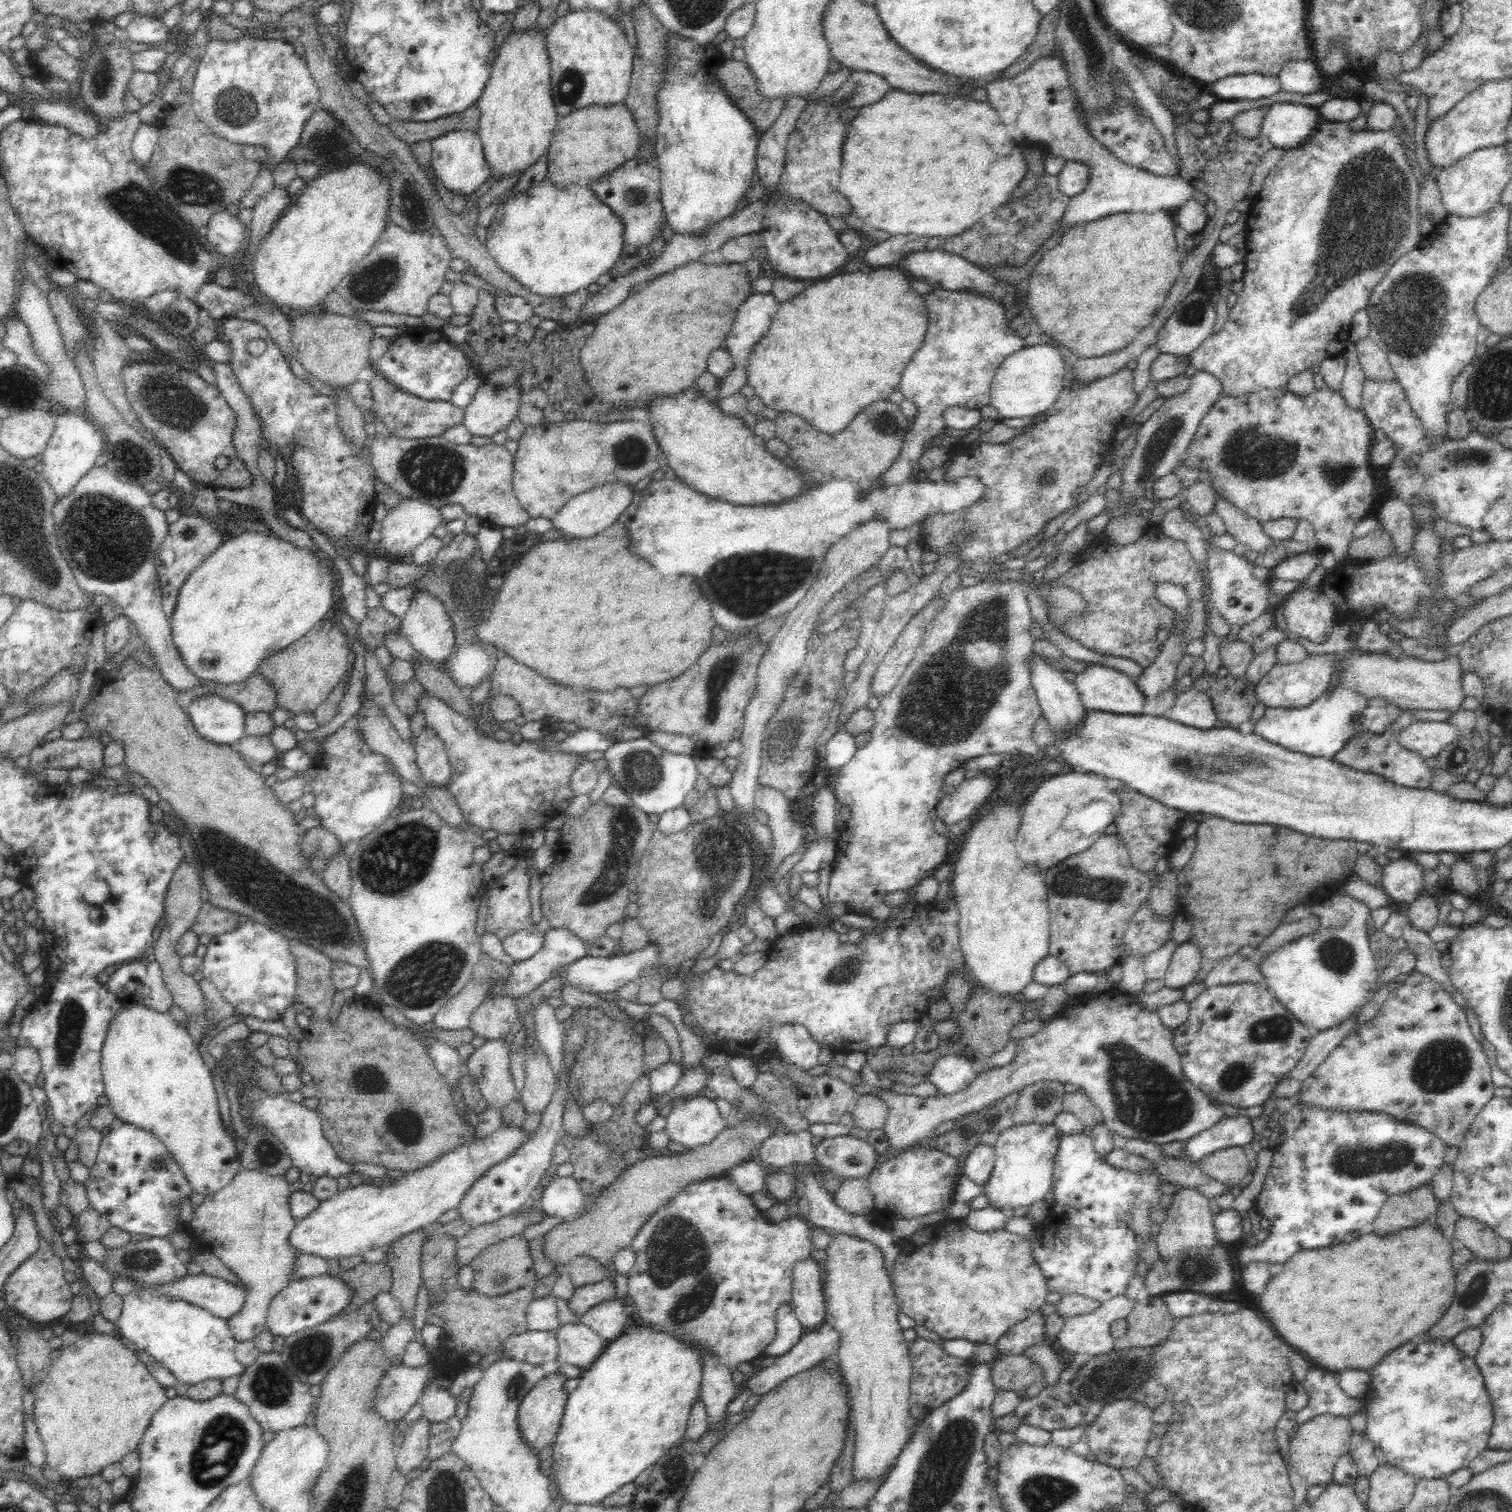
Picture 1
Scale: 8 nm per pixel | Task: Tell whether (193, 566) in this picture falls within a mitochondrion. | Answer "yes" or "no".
no

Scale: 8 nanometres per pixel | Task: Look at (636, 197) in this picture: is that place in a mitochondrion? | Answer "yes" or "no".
yes

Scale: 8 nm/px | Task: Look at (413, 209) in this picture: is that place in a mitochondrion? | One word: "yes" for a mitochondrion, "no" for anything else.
yes

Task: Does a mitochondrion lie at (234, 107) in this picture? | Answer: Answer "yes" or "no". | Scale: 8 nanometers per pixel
yes

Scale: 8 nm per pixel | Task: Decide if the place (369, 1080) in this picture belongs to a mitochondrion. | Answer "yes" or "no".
yes

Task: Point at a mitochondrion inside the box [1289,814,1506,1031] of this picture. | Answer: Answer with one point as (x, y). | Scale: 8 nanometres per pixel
(1338, 956)

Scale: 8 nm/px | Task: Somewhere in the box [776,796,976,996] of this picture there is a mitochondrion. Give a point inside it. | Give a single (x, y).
(847, 970)

